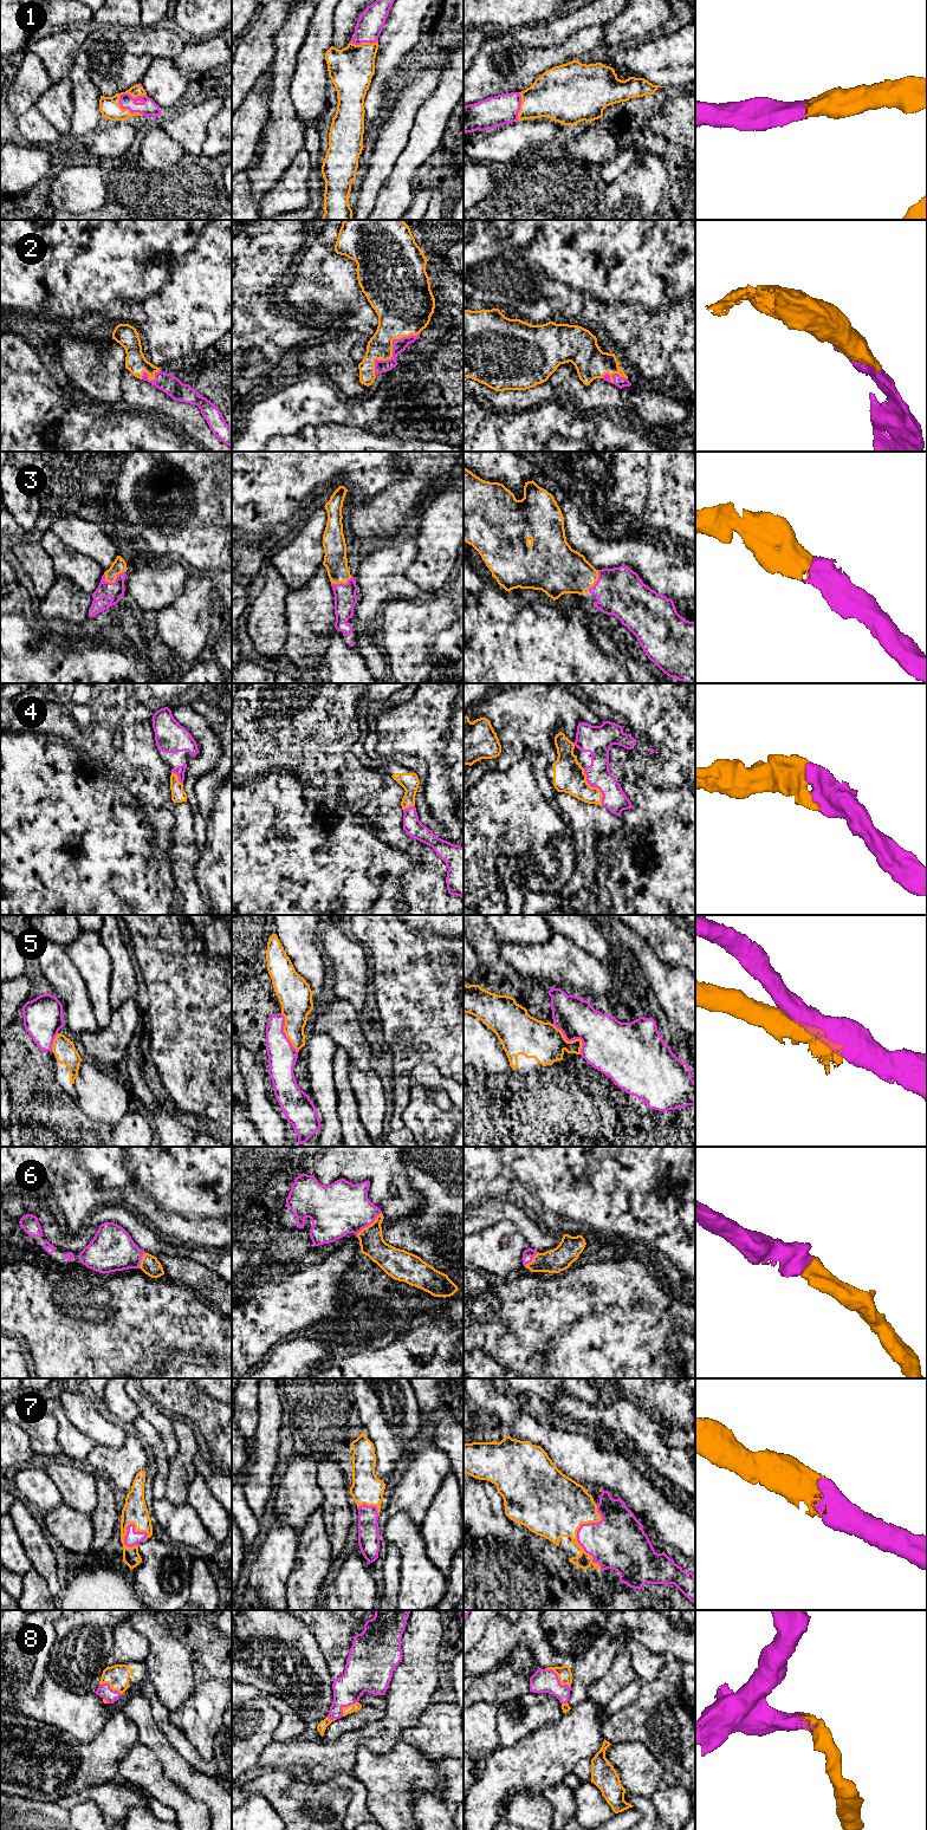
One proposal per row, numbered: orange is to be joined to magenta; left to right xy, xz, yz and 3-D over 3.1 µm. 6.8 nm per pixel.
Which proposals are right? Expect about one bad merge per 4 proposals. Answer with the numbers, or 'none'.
1, 2, 3, 4, 6, 7, 8

